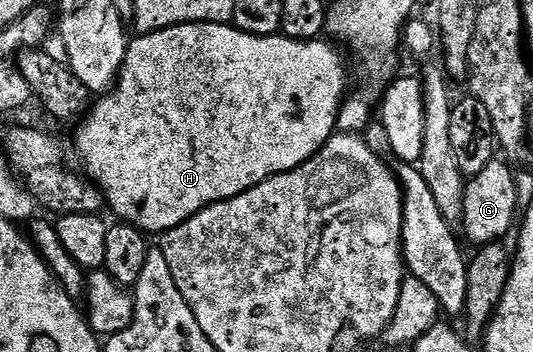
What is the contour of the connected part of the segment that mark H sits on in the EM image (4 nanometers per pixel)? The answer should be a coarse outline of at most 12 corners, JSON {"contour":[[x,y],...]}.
{"contour":[[185,22],[129,39],[73,146],[161,236],[304,164],[348,66]]}

